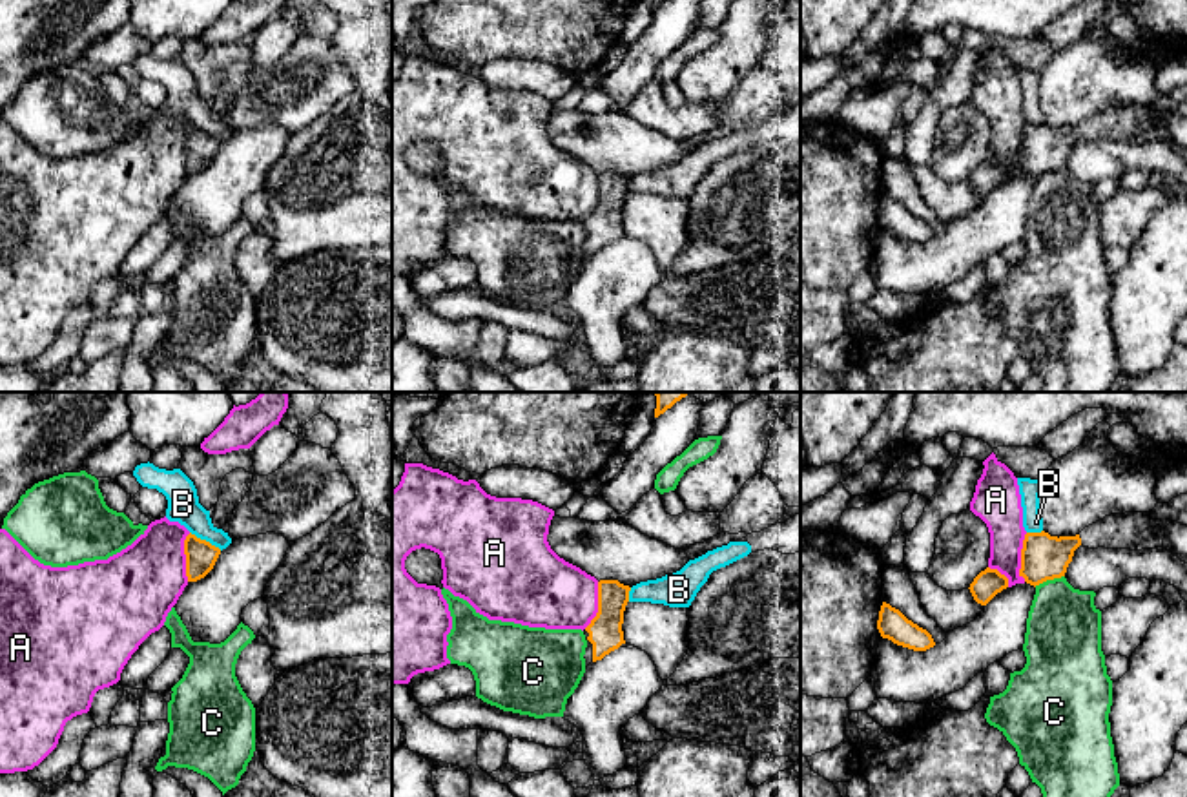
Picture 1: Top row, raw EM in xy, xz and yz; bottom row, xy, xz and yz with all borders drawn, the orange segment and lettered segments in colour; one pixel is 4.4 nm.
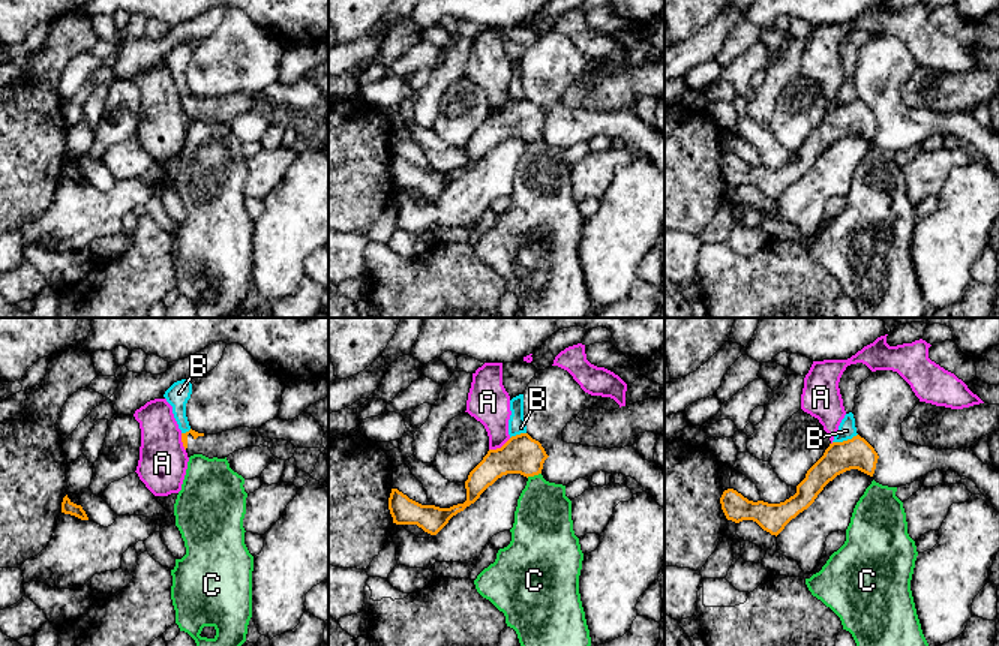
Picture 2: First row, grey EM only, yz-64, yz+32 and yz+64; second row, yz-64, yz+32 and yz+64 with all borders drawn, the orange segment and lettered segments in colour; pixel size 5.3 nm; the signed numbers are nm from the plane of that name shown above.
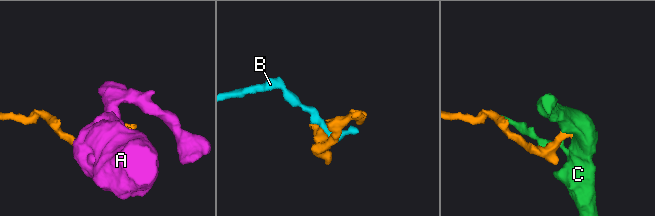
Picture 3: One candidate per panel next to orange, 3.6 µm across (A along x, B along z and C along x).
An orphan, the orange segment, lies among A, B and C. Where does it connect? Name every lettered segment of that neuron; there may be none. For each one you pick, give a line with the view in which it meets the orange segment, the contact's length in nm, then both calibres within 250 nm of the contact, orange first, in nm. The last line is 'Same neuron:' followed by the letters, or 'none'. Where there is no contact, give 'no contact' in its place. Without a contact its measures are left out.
Same neuron: none

